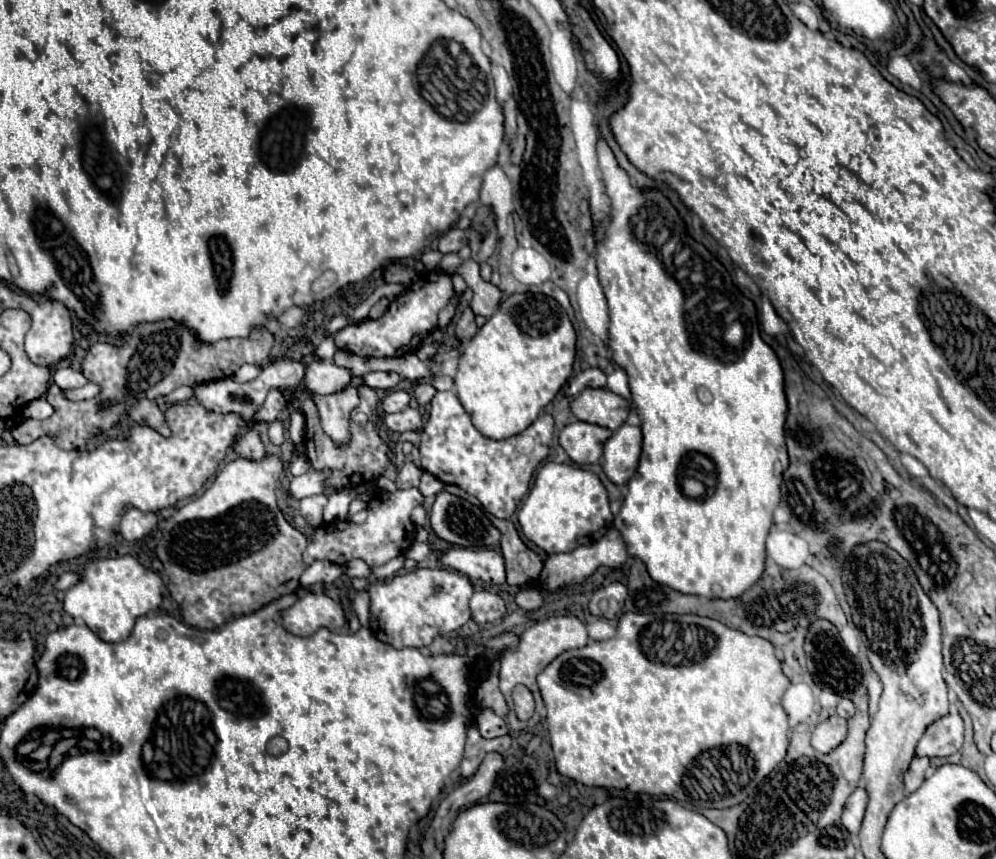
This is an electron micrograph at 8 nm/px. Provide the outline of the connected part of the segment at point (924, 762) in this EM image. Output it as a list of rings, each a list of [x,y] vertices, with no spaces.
[[[913,758],[909,770],[905,772],[905,790],[909,794],[915,792],[923,784],[927,768],[929,768],[929,760],[927,758]]]

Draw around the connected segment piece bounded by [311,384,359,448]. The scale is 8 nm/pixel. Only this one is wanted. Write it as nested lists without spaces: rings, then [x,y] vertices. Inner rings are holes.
[[[347,386],[343,392],[331,394],[331,396],[319,396],[313,394],[311,400],[315,402],[321,418],[323,432],[335,442],[335,446],[343,448],[351,442],[351,430],[349,430],[349,418],[351,412],[359,406],[359,388]]]

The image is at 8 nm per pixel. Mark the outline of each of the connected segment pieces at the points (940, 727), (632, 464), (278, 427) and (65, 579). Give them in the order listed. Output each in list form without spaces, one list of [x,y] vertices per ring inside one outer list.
[[[953,710],[949,716],[937,720],[925,730],[925,736],[917,744],[915,754],[937,758],[937,756],[951,756],[963,744],[963,720]]]
[[[623,424],[605,442],[603,472],[611,482],[627,484],[635,476],[639,456],[641,456],[641,444],[643,444],[641,428],[631,424]]]
[[[273,422],[269,426],[269,440],[277,446],[281,446],[285,442],[285,426],[281,422]]]
[[[65,572],[59,576],[55,588],[59,590],[69,590],[71,586],[75,586],[75,582],[79,582],[79,572]]]

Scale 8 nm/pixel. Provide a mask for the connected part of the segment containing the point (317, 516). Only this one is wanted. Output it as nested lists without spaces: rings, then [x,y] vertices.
[[[309,496],[309,498],[303,498],[303,500],[301,500],[301,506],[299,506],[301,516],[303,516],[309,524],[319,526],[319,524],[323,522],[321,512],[323,512],[325,504],[327,504],[327,496]]]

